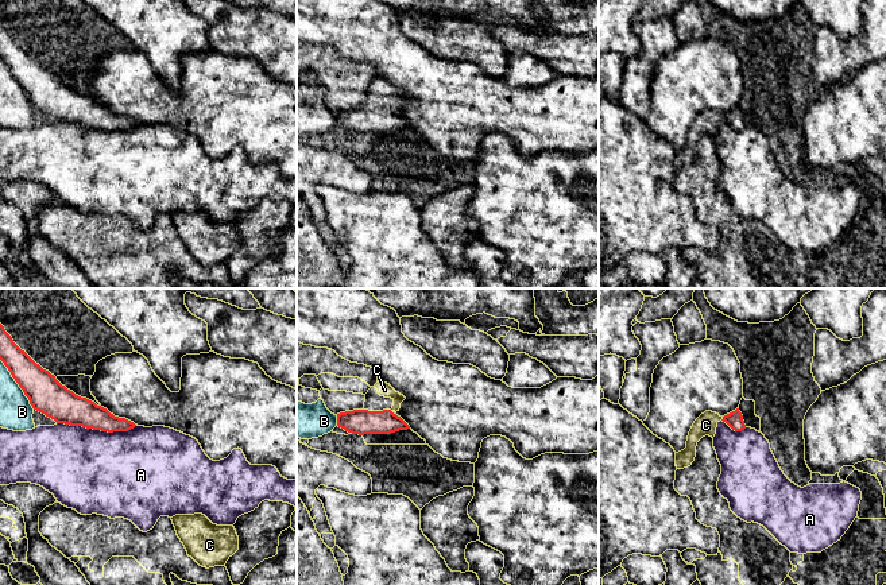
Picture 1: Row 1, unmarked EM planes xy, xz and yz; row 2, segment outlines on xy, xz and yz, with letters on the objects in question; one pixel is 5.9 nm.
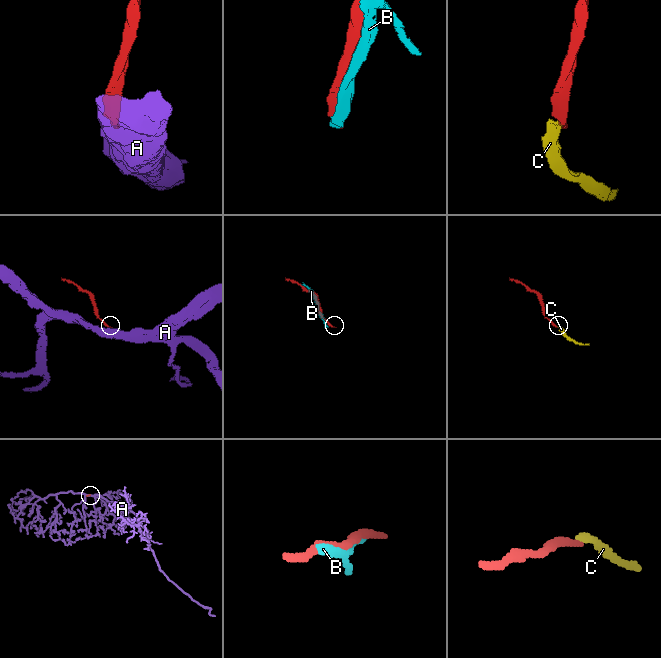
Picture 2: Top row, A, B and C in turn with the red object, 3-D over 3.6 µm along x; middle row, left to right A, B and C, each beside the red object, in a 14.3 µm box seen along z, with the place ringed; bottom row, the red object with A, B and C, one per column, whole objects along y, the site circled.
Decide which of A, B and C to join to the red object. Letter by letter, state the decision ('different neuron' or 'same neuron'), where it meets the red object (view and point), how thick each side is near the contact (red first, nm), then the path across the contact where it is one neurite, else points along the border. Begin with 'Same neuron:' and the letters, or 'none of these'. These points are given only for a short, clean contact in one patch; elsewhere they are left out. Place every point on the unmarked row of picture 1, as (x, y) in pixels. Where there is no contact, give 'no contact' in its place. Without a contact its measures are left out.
Same neuron: C
A: different neuron | xy (97, 127) | 200/480 nm | along xy (57, 120), (108, 130), (127, 130), (136, 123)
B: different neuron | xy (18, 81) | 220/190 nm
C: same neuron | yz (723, 116) | 100/130 nm | across yz (734, 117), (723, 116), (712, 116), (705, 123)

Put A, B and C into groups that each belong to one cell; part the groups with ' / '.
A / B / C

